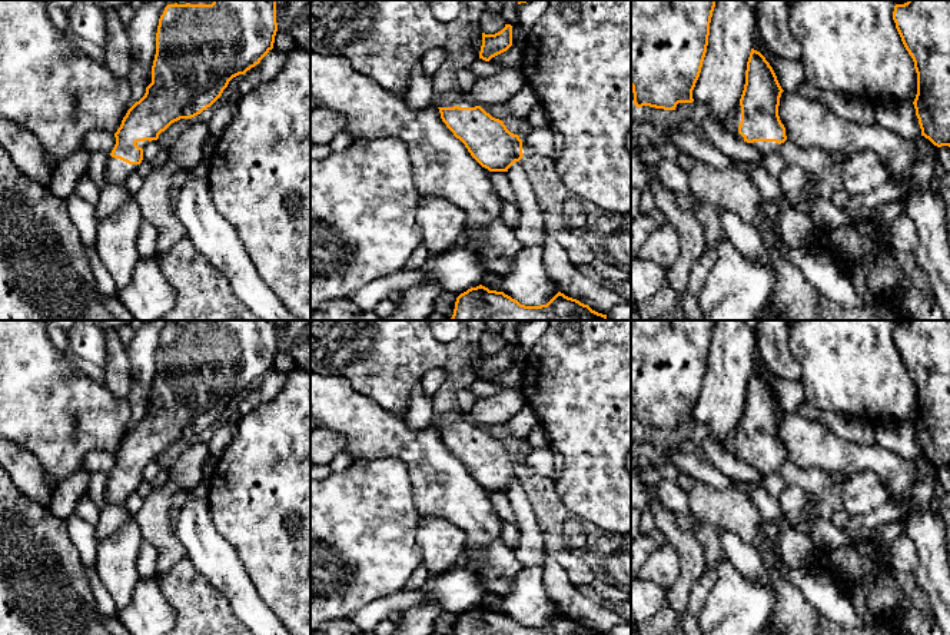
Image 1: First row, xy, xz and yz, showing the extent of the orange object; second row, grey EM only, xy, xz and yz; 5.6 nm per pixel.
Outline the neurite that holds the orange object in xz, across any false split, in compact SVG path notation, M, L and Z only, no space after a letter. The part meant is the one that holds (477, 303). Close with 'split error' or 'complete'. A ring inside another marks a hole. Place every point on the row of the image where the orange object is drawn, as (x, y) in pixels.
M479 285L456 297L449 320L608 320L607 315L558 292L547 305L525 306Z | complete

